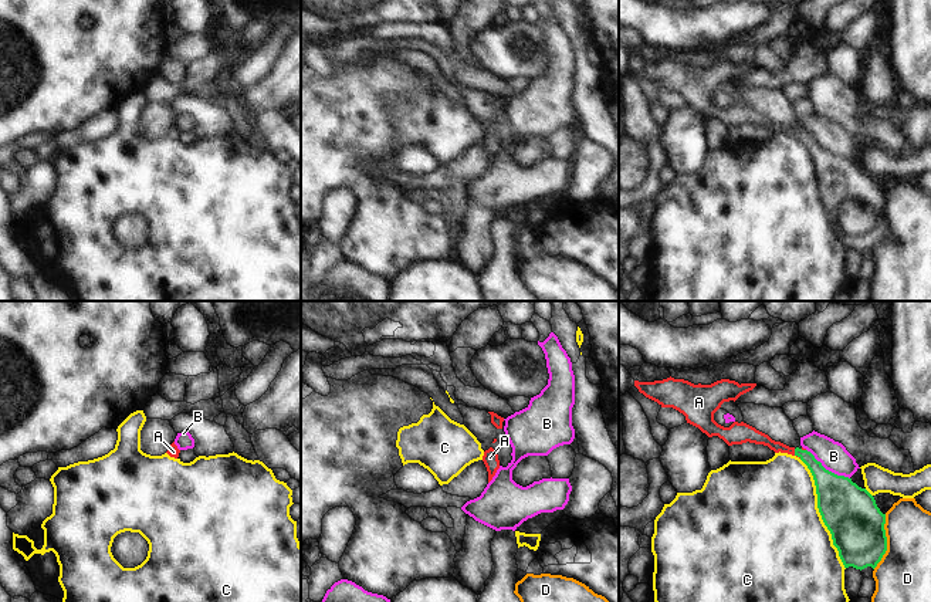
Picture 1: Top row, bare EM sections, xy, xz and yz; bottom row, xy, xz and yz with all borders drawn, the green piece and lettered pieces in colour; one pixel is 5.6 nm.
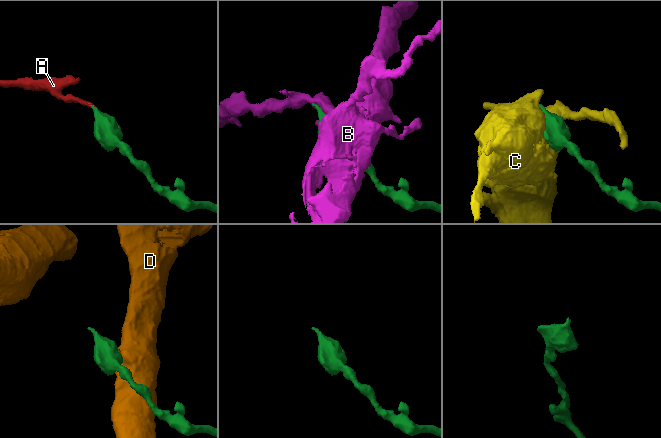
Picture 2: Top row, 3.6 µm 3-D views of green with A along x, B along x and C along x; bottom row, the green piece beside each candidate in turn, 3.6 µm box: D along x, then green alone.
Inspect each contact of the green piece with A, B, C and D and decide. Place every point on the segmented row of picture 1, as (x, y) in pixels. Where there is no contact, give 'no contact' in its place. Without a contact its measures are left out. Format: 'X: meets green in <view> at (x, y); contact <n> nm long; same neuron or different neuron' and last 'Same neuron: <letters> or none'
A: meets green in yz at (796, 455); contact 70 nm long; same neuron
B: meets green in yz at (828, 470); contact 300 nm long; different neuron
C: meets green in yz at (819, 511); contact 700 nm long; different neuron
D: meets green in yz at (886, 541); contact 320 nm long; different neuron
Same neuron: A

